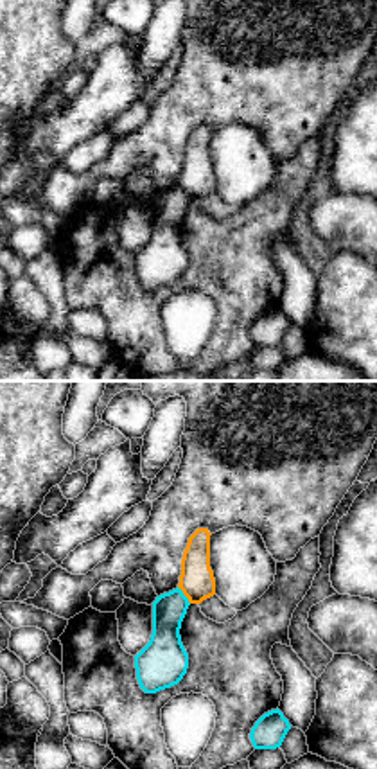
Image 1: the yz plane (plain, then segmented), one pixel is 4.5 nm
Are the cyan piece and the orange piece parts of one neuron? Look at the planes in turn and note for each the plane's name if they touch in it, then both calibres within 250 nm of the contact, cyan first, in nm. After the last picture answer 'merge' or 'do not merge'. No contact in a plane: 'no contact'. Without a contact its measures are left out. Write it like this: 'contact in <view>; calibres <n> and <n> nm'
contact in yz; calibres 150 and 160 nm

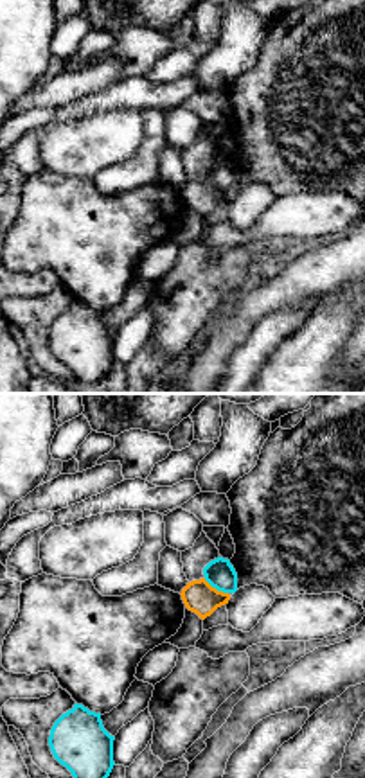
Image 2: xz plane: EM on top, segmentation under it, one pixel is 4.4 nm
contact in xz; calibres 140 and 150 nm

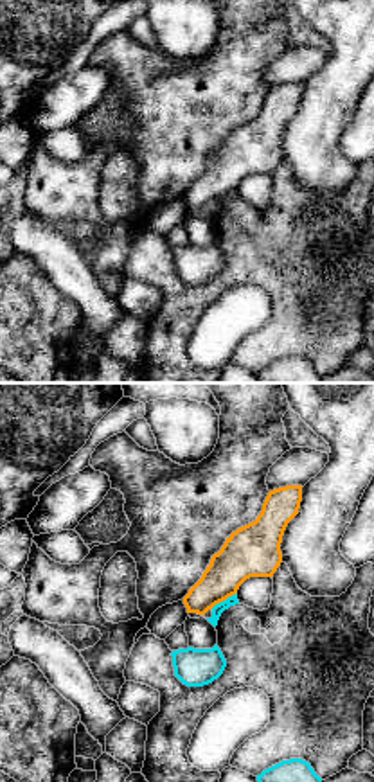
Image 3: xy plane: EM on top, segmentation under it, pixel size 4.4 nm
contact in xy; calibres 50 and 220 nm

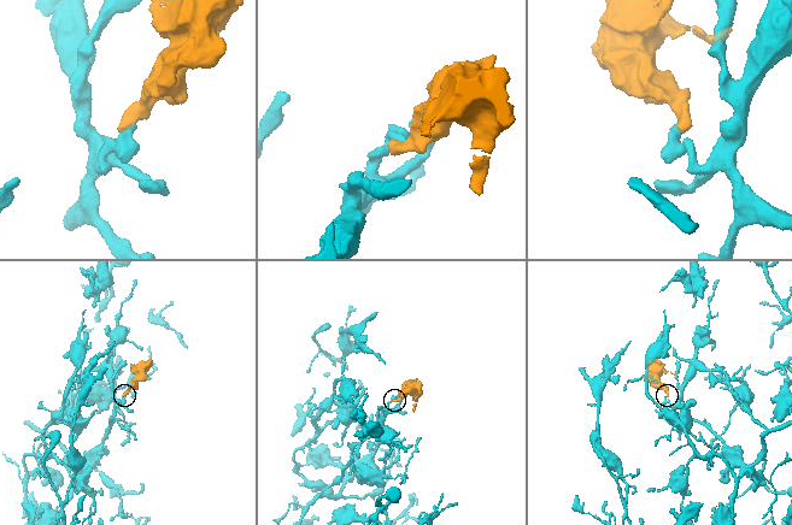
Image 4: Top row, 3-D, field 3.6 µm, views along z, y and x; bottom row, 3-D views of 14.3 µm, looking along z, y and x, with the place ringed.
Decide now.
do not merge

